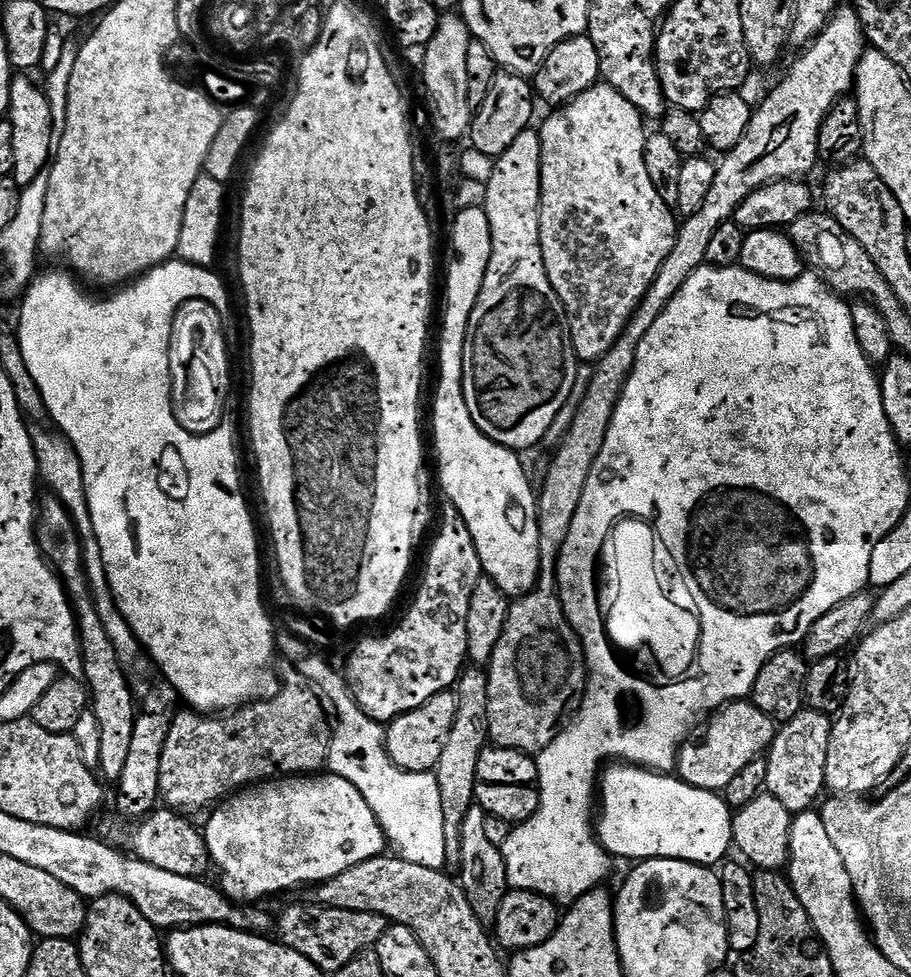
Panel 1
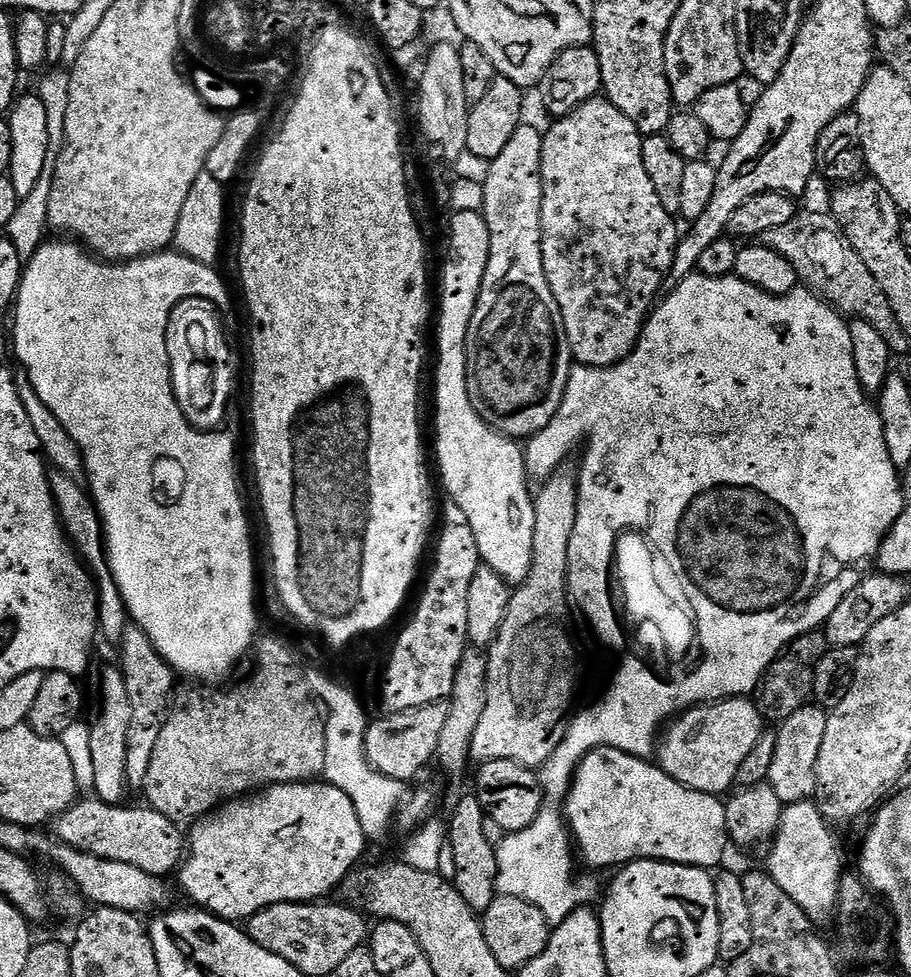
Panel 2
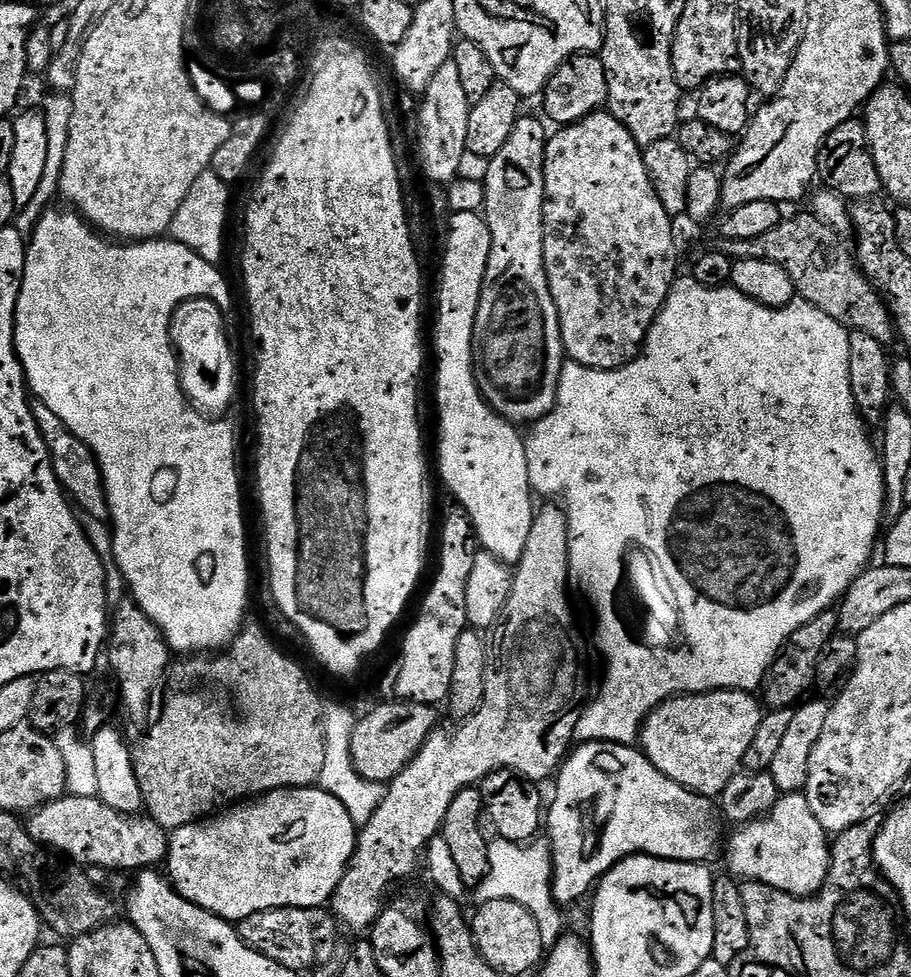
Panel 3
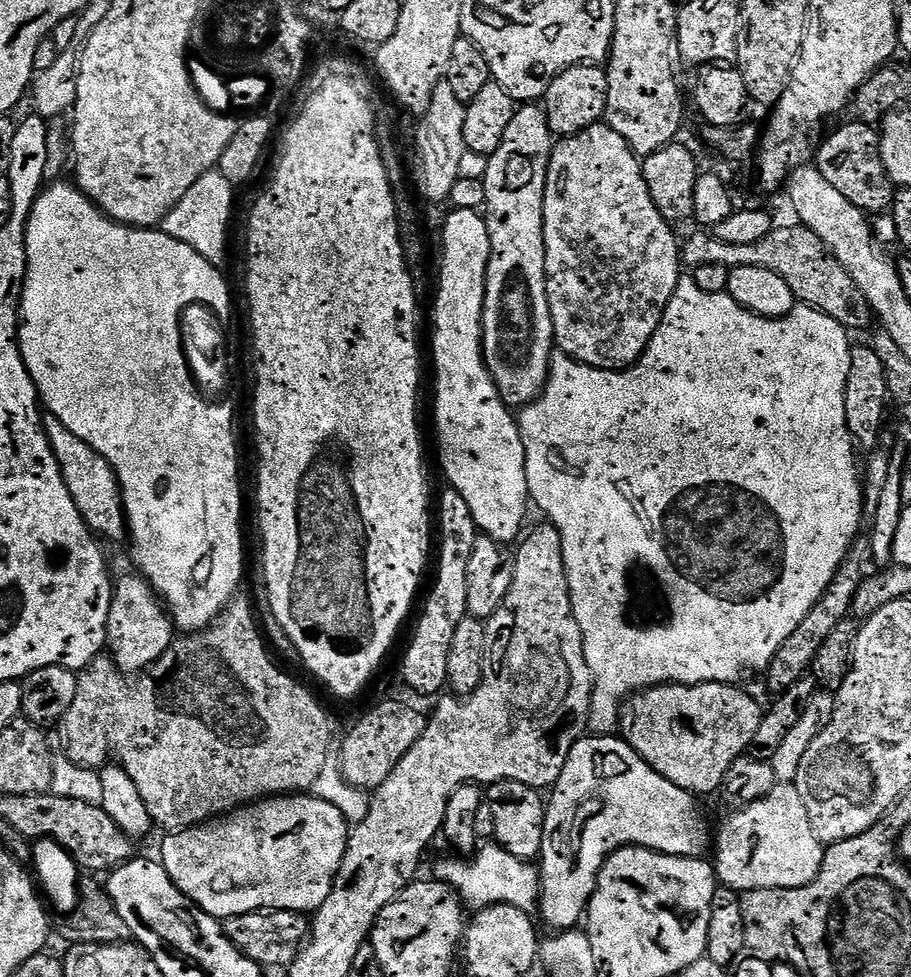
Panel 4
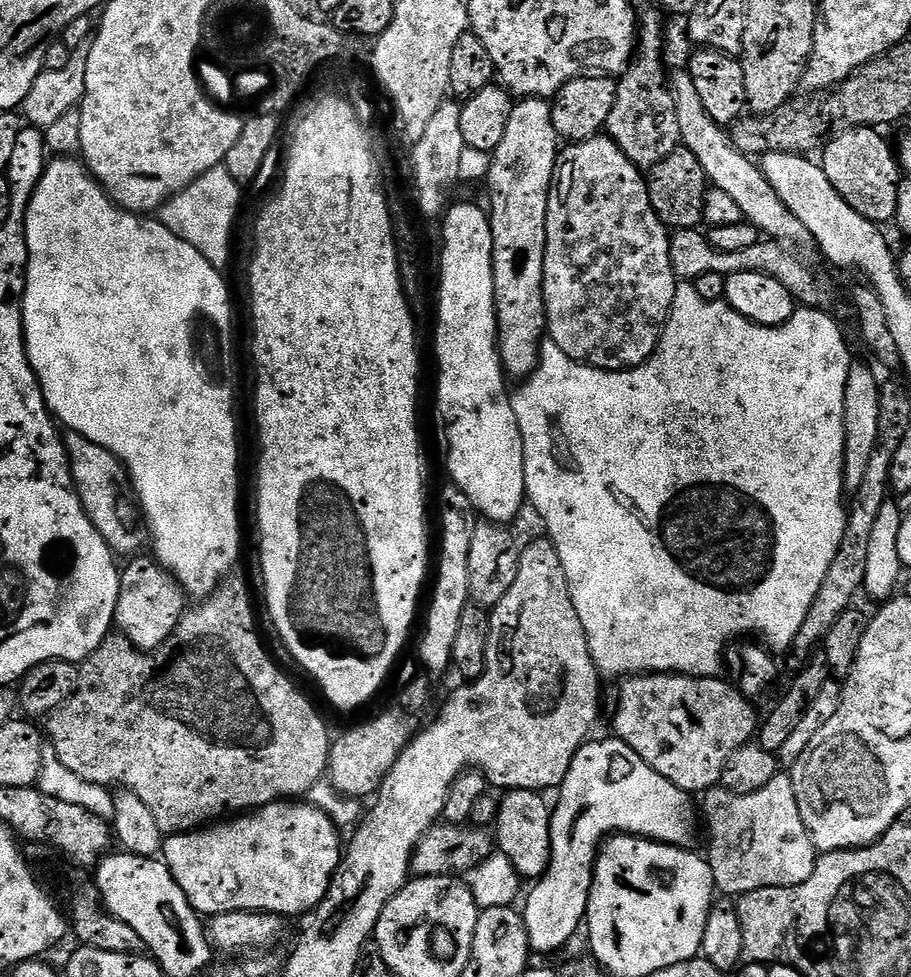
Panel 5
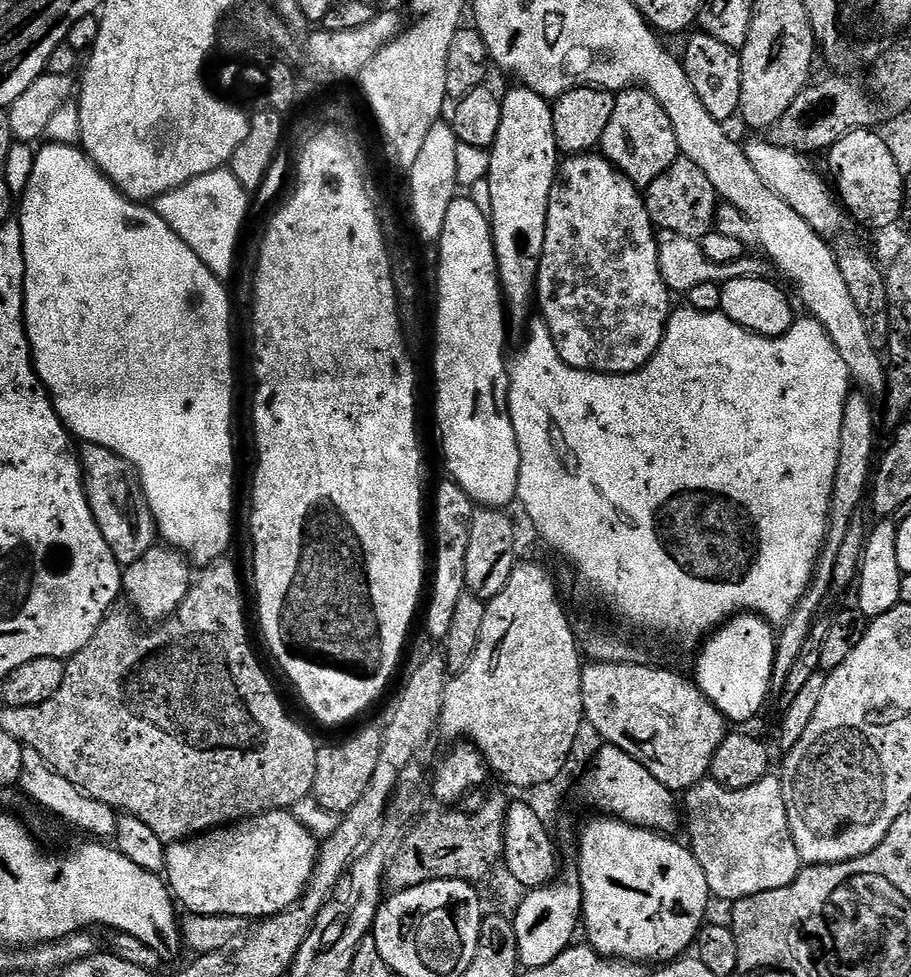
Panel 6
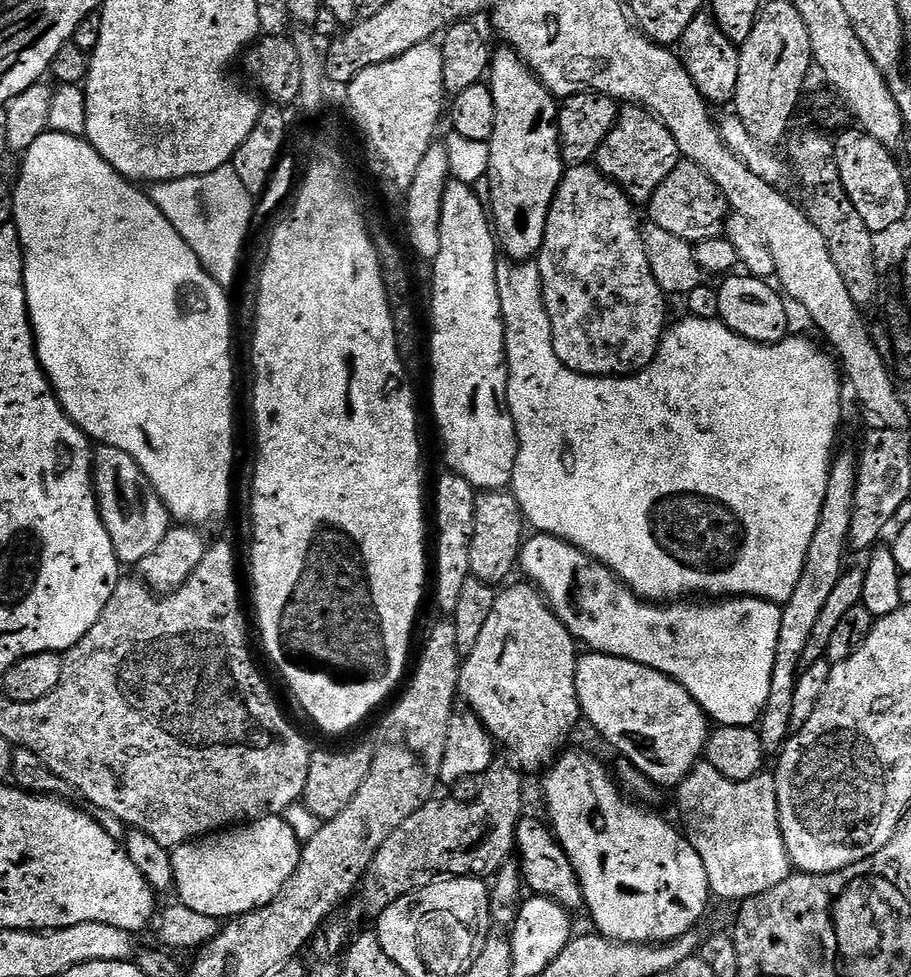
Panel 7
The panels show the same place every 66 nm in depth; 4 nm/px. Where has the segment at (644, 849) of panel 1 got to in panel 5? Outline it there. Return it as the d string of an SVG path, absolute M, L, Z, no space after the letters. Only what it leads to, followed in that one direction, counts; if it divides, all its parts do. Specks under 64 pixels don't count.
M609 738L609 740L589 739L580 745L580 748L574 754L574 762L570 762L570 770L566 774L564 781L560 783L558 789L556 804L551 809L550 815L550 862L548 868L544 871L543 876L531 885L532 893L528 896L528 901L522 907L522 915L524 918L524 929L528 935L528 946L533 953L536 952L556 952L576 931L581 931L582 925L585 923L588 914L588 899L590 898L590 890L592 889L592 869L596 866L596 857L606 838L613 834L623 834L625 836L641 836L643 840L656 840L659 844L674 844L677 846L691 845L691 840L696 836L696 820L698 824L698 812L692 809L693 797L681 790L678 786L674 786L674 782L670 782L666 778L662 778L662 774L658 774L658 770L654 770L646 762L642 762L642 758L638 758L638 754L634 754L634 750L630 750L630 746L626 746L626 742Z

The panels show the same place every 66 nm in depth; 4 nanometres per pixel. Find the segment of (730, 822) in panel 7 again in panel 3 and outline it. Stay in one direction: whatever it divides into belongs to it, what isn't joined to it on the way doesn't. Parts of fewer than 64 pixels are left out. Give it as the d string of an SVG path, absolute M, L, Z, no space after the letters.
M803 791L781 795L780 801L758 820L737 827L732 841L727 841L728 868L733 877L761 880L795 896L814 896L828 879L830 836L814 818Z

